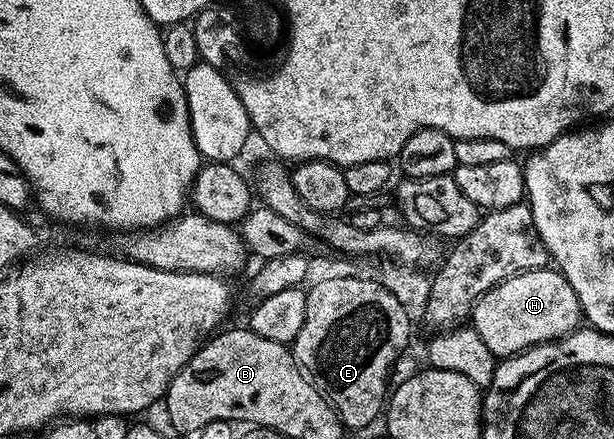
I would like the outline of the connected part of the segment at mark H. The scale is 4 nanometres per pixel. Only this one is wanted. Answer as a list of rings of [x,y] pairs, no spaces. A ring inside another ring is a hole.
[[[553,267],[534,268],[531,272],[517,272],[504,282],[492,286],[474,304],[472,313],[472,327],[484,338],[484,346],[492,350],[495,358],[509,358],[532,348],[536,344],[557,342],[570,335],[579,327],[578,320],[583,319],[582,307],[578,301],[576,290],[567,282],[562,273]]]

